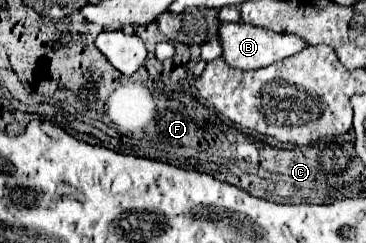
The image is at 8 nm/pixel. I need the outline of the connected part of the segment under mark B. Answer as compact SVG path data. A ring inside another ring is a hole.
M220 22L218 29L218 39L224 49L224 61L232 67L238 69L260 69L260 67L268 67L280 59L292 57L296 53L300 53L302 49L306 49L306 41L296 37L296 35L288 35L288 33L274 33L270 29L262 29L262 27L254 27L248 23L224 23Z

